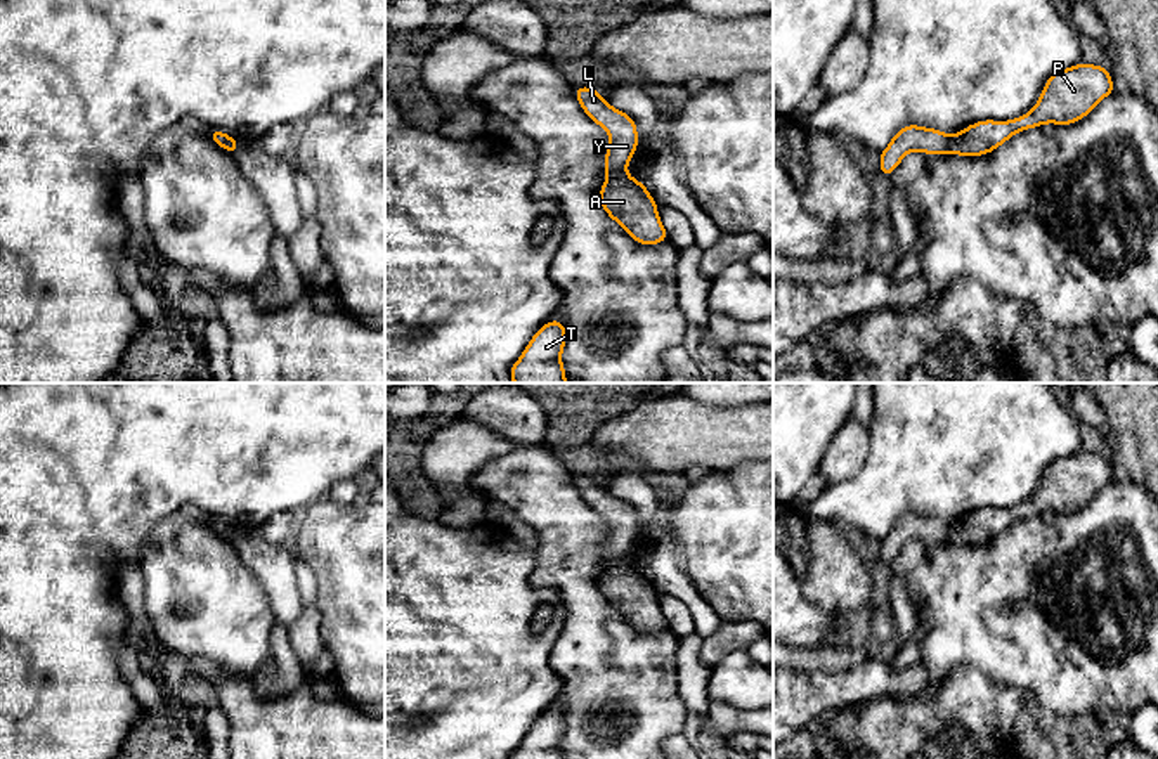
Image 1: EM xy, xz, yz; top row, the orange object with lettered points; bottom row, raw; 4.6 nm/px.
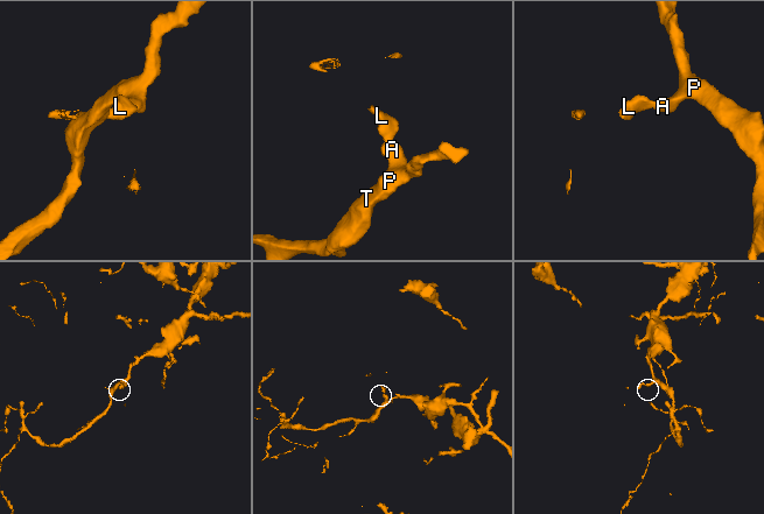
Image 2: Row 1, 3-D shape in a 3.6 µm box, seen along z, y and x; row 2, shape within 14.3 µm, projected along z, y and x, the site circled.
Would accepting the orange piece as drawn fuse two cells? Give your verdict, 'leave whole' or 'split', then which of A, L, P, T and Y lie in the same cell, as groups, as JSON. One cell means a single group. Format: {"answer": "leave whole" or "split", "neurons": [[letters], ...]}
{"answer": "split", "neurons": [["A", "P", "T"], ["L", "Y"]]}

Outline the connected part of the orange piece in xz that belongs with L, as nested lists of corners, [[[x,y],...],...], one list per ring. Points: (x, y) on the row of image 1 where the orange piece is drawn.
[[[574,87],[576,99],[589,120],[603,126],[608,133],[605,152],[605,173],[626,170],[638,149],[638,128],[634,120],[612,107],[598,90],[589,87]]]

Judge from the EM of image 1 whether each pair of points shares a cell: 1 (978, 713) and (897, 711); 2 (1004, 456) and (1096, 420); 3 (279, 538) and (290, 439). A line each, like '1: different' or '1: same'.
1: same
2: different
3: different

